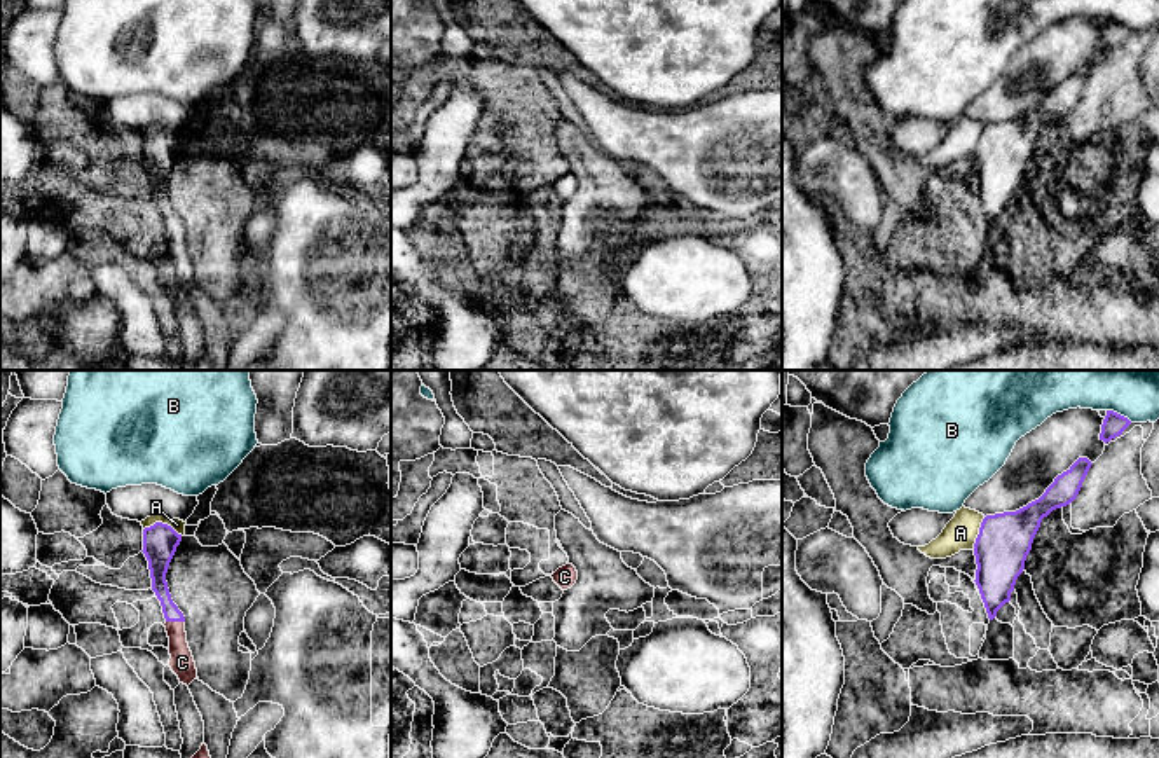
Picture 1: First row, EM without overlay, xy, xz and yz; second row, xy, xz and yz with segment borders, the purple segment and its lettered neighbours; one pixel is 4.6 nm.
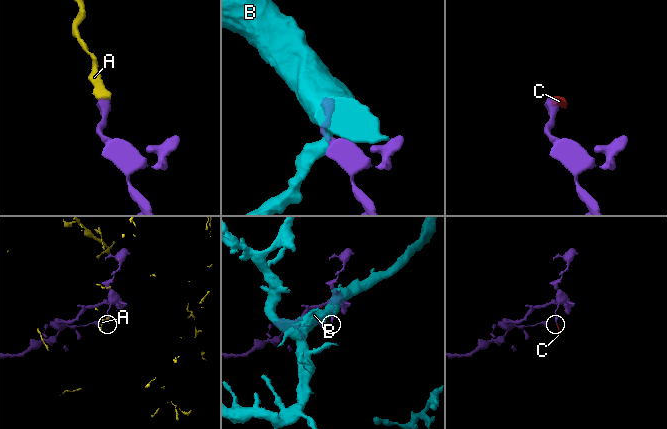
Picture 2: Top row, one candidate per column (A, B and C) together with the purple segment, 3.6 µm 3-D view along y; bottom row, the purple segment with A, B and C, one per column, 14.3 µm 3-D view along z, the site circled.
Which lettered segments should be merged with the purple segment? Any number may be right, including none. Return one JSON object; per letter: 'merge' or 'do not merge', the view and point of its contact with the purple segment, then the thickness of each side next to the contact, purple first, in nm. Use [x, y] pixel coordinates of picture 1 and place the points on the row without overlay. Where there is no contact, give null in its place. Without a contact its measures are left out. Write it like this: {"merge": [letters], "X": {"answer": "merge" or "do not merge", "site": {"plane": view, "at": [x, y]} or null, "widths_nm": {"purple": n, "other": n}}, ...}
{"merge": ["C"], "A": {"answer": "do not merge", "site": {"plane": "xy", "at": [161, 131]}, "widths_nm": {"purple": 160, "other": 60}}, "B": {"answer": "do not merge", "site": {"plane": "yz", "at": [1119, 23]}, "widths_nm": {"purple": 100, "other": 140}}, "C": {"answer": "merge", "site": {"plane": "xy", "at": [175, 229]}, "widths_nm": {"purple": 80, "other": 110}}}

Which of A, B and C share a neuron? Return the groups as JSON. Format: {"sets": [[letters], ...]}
{"sets": [["A"], ["B"], ["C"]]}

